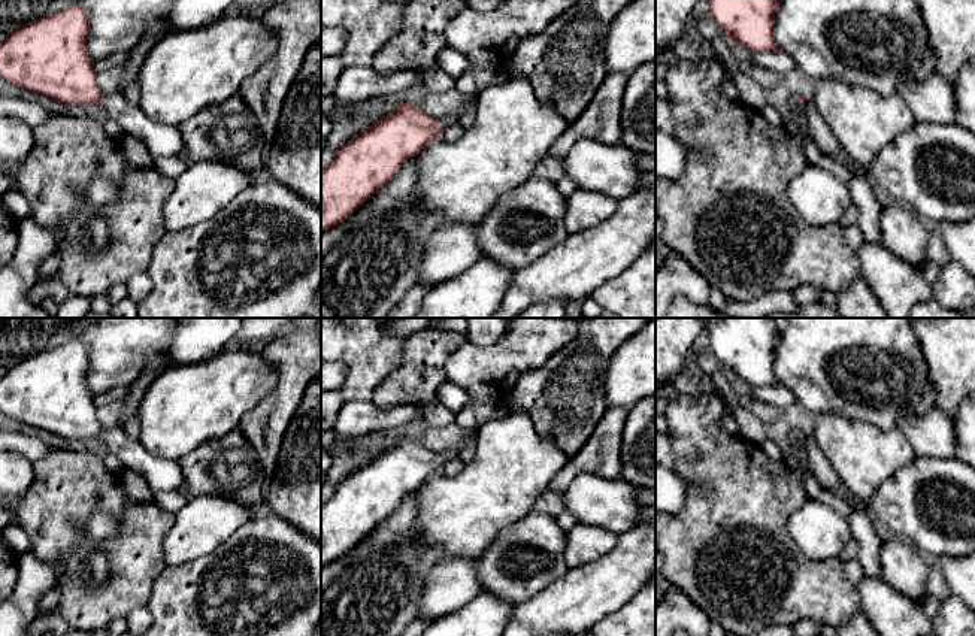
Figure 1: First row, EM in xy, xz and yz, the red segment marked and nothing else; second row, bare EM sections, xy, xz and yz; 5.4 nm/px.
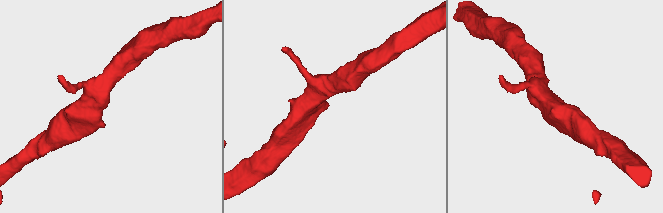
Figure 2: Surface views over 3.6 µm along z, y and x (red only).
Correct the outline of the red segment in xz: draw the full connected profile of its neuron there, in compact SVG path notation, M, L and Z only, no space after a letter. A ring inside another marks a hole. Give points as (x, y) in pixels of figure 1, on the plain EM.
M476 434L437 455L418 440L402 437L334 485L333 497L321 505L321 566L351 551L408 493L436 476L470 442L476 442Z

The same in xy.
M81 339L31 355L0 378L0 412L66 440L103 439L109 454L157 491L182 490L179 461L149 452L124 427L103 430L88 390L90 352Z

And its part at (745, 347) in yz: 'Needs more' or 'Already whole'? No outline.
Already whole

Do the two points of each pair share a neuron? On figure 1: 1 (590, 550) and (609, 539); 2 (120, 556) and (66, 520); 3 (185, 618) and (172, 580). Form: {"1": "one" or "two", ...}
{"1": "one", "2": "one", "3": "one"}

